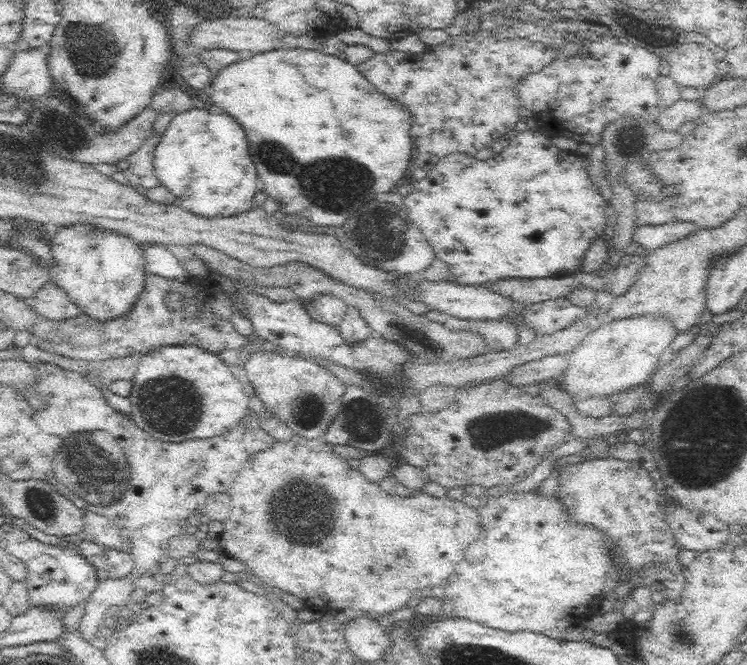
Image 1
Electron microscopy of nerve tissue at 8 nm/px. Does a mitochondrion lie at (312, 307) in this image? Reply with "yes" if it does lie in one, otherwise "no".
no

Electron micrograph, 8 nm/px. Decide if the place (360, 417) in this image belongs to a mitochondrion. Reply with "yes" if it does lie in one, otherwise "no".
yes

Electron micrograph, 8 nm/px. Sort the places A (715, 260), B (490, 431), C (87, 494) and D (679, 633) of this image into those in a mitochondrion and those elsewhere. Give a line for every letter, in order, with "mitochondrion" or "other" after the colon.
A: other
B: mitochondrion
C: mitochondrion
D: mitochondrion

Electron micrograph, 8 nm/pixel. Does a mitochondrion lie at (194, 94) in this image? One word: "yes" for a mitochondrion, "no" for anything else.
no

